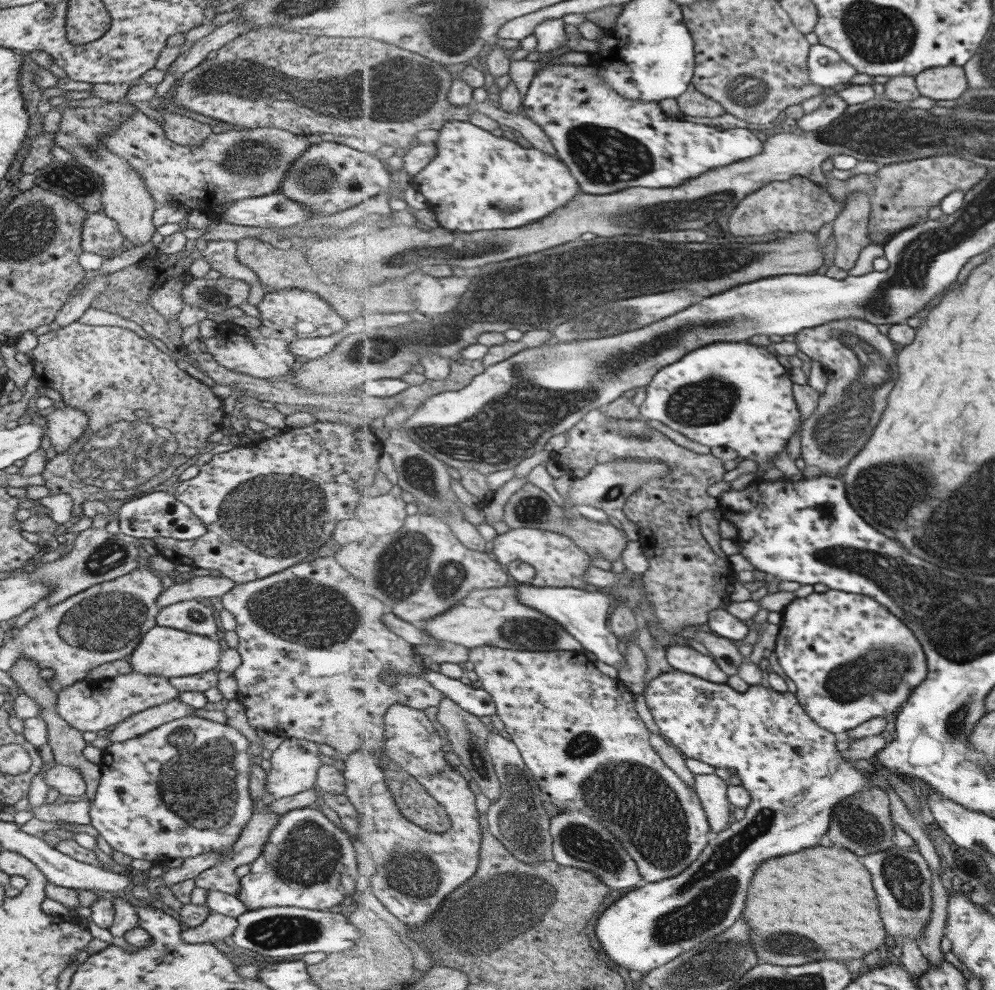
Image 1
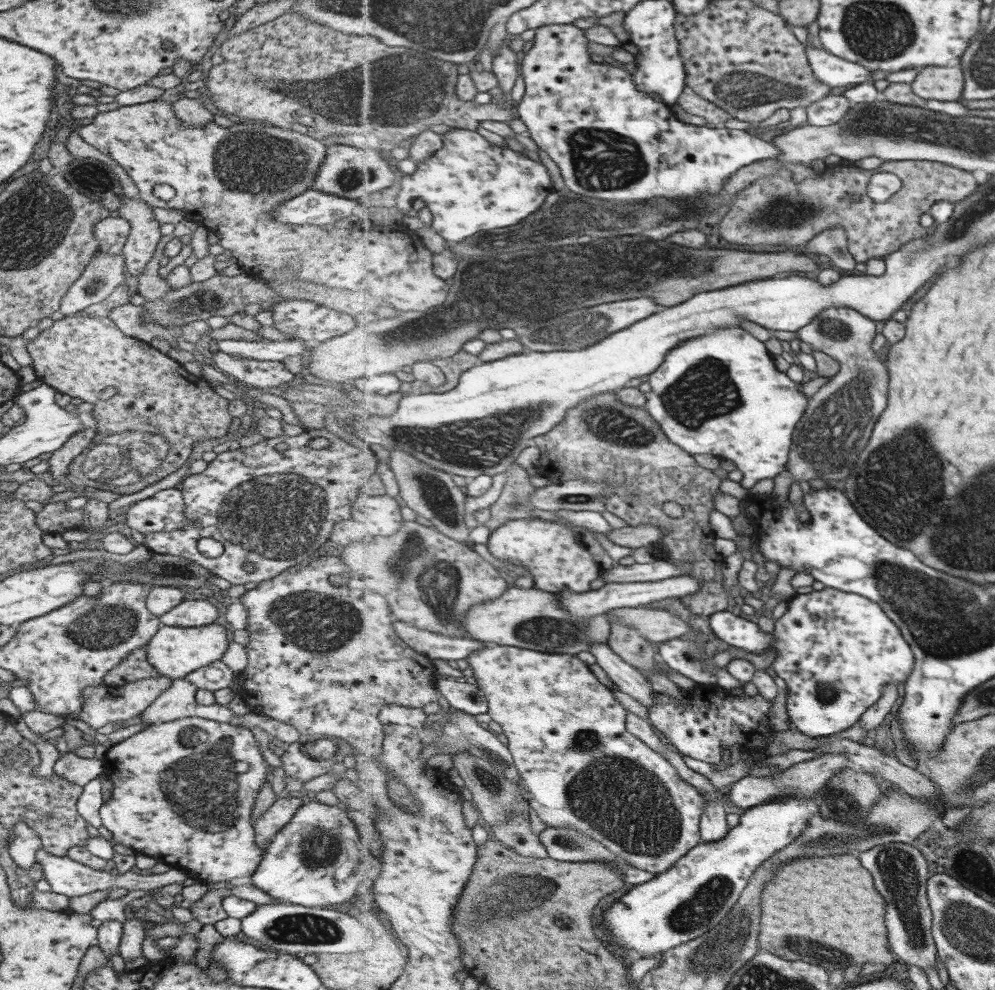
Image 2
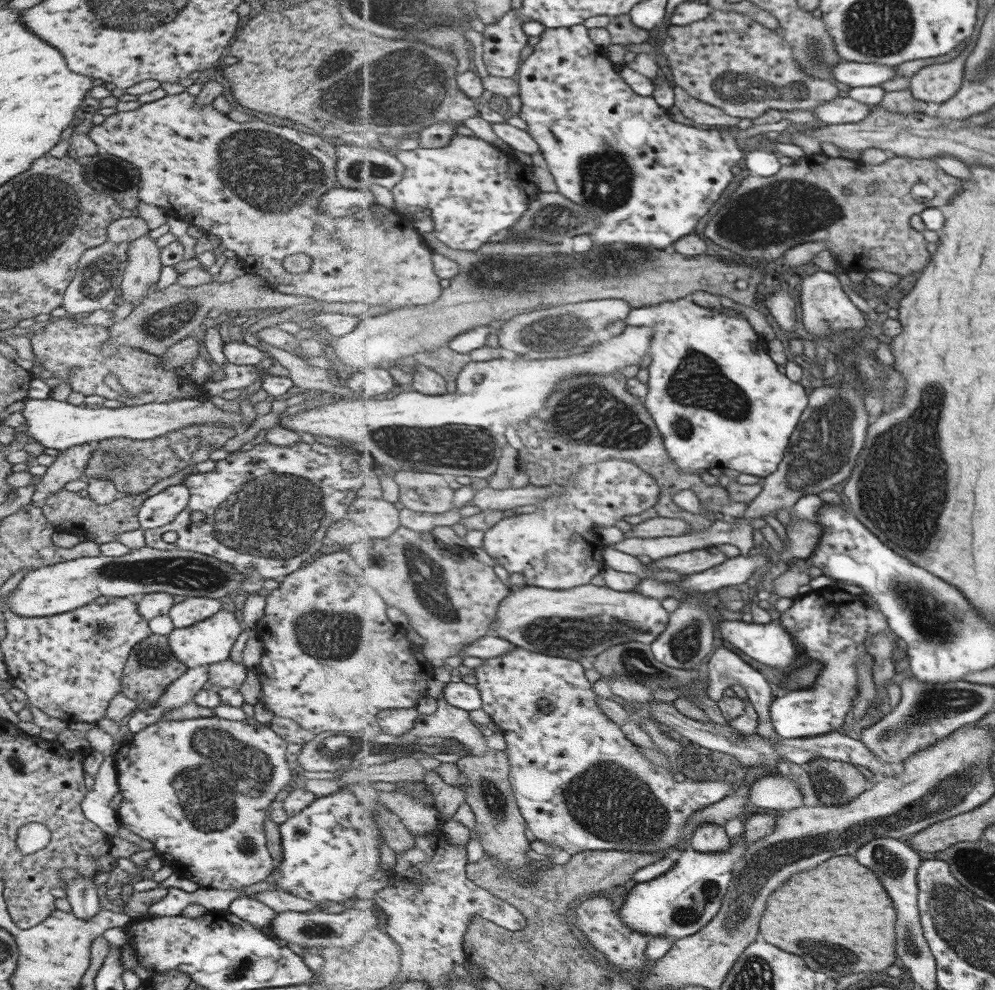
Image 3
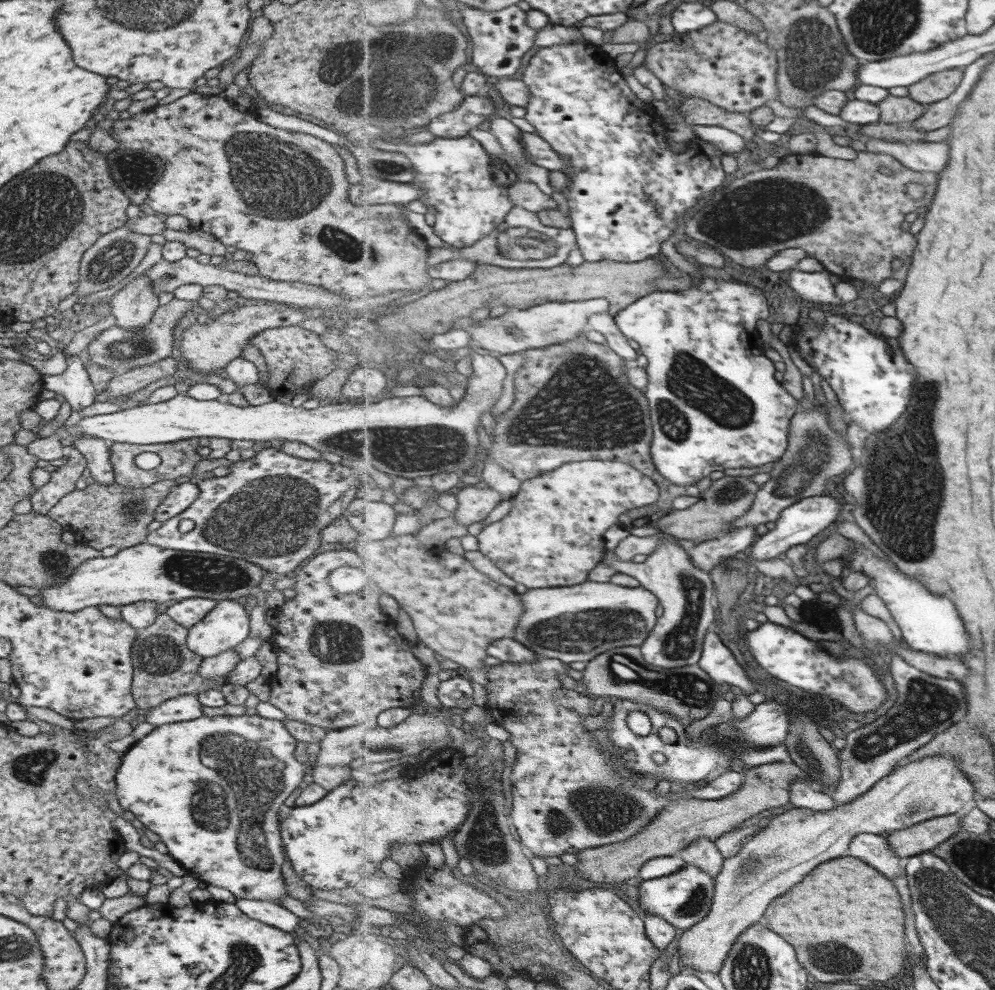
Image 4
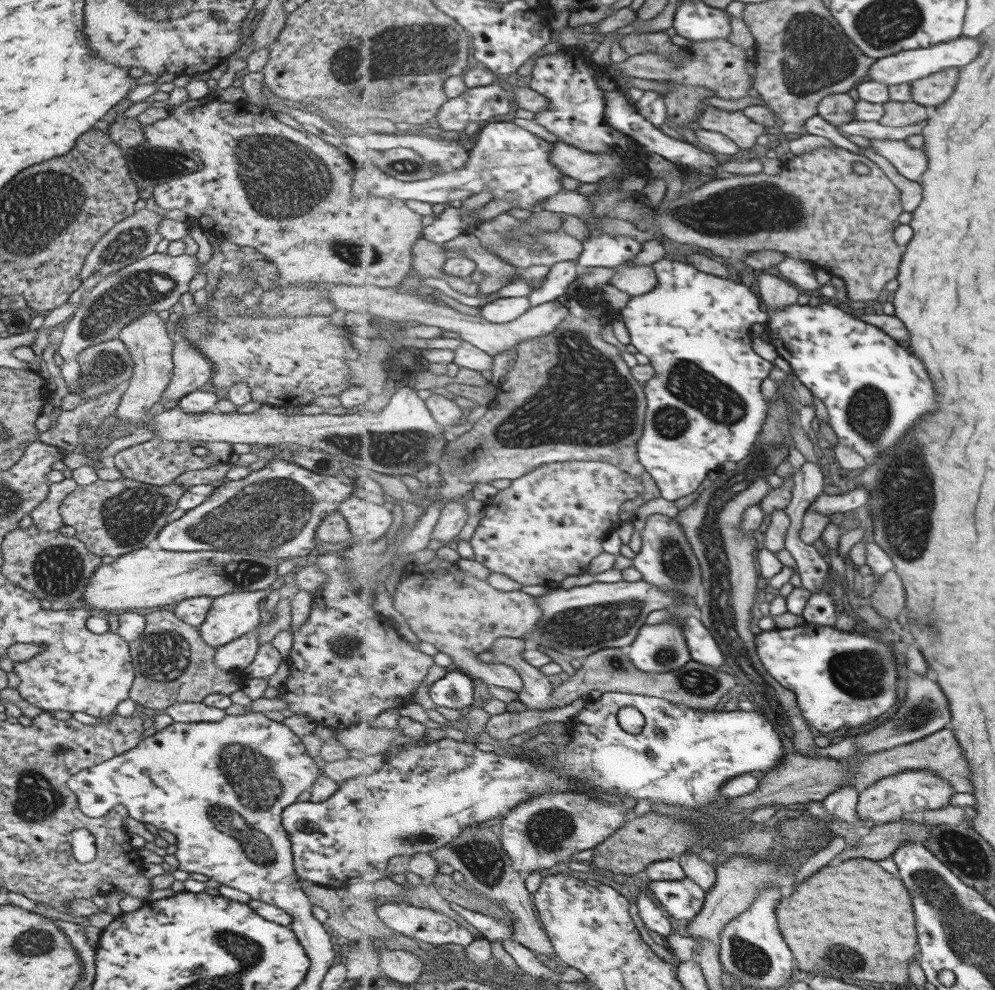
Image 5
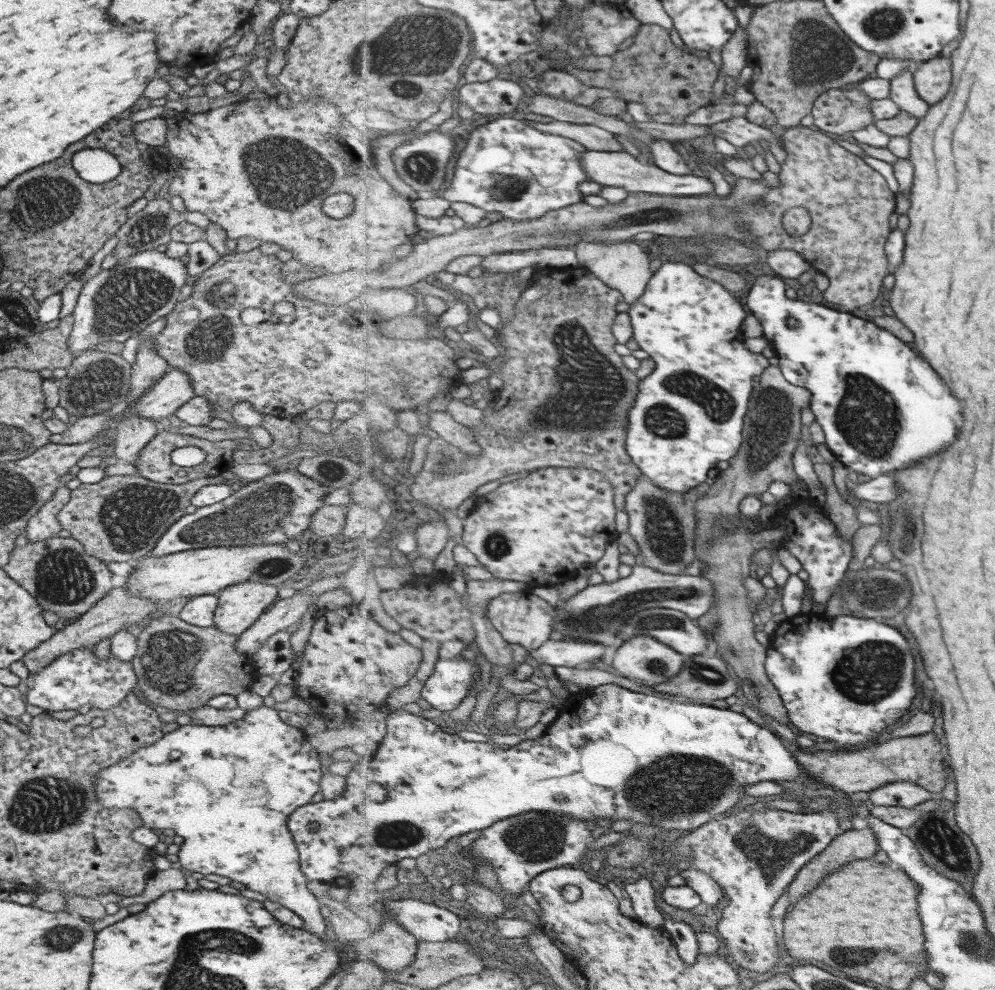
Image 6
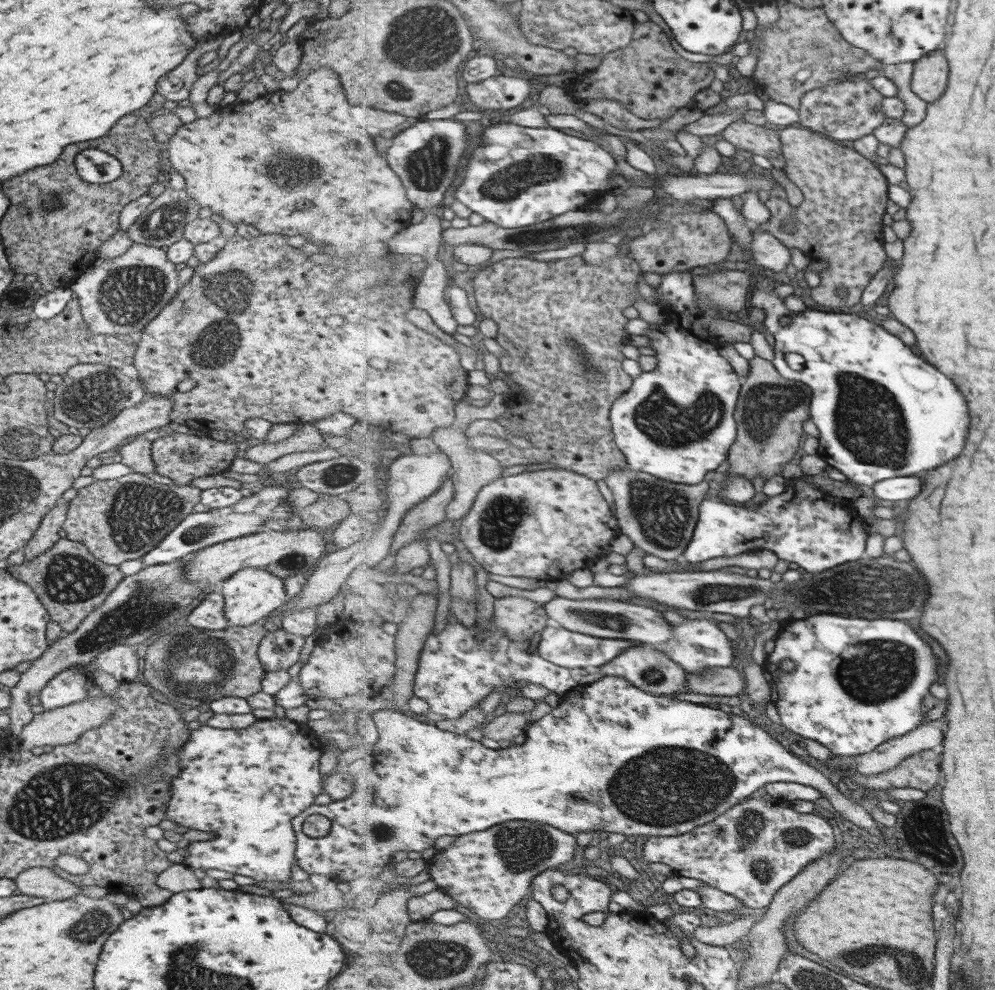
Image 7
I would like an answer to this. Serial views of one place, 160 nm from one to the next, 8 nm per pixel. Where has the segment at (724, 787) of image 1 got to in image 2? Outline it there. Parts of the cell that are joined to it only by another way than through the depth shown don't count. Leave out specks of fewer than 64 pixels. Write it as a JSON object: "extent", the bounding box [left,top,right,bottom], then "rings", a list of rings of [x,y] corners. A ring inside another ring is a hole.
{"extent":[661,748,731,842],"rings":[[[675,748],[661,753],[666,760],[672,762],[672,766],[680,772],[680,776],[690,781],[702,794],[707,802],[706,812],[702,814],[702,834],[704,842],[714,842],[722,840],[731,831],[728,824],[728,810],[726,810],[726,800],[724,791],[714,786],[709,774],[704,775],[696,770],[692,770],[684,761],[684,755],[680,754]]]}

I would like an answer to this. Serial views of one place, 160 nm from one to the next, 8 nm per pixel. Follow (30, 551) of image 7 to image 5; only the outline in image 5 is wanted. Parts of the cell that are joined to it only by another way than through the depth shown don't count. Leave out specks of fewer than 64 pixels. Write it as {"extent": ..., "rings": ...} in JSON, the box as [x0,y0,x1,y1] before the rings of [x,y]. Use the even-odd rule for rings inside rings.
{"extent":[29,478,77,531],"rings":[[[65,478],[60,482],[49,483],[46,498],[36,508],[33,508],[29,514],[33,524],[45,531],[58,531],[61,526],[64,526],[65,524],[59,513],[59,506],[65,496],[68,496],[77,485],[73,478]]]}

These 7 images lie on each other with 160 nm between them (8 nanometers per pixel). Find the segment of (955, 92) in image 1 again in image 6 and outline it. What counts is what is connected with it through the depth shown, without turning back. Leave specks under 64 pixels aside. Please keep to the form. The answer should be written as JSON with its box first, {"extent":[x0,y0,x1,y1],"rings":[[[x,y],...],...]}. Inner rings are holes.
{"extent":[915,53,954,105],"rings":[[[950,53],[924,62],[915,72],[920,96],[931,105],[942,102],[952,91],[954,66]]]}

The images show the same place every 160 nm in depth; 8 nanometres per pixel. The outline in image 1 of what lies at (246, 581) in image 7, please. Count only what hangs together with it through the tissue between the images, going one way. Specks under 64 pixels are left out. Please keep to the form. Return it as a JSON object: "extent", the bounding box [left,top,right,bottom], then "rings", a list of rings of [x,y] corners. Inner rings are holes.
{"extent":[128,626,222,680],"rings":[[[154,626],[144,634],[142,641],[128,659],[134,673],[155,675],[169,680],[216,669],[221,652],[222,648],[216,638],[210,639],[174,628]]]}

